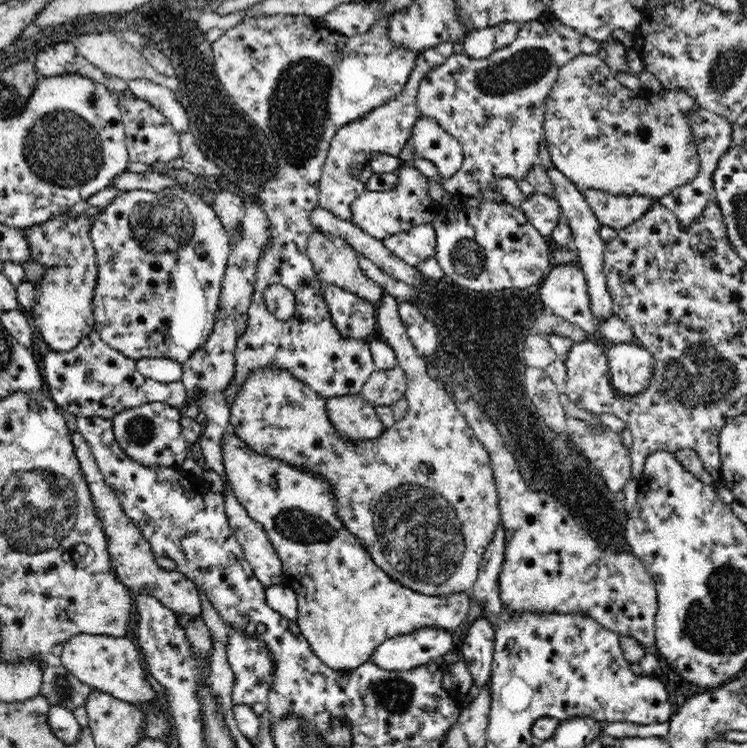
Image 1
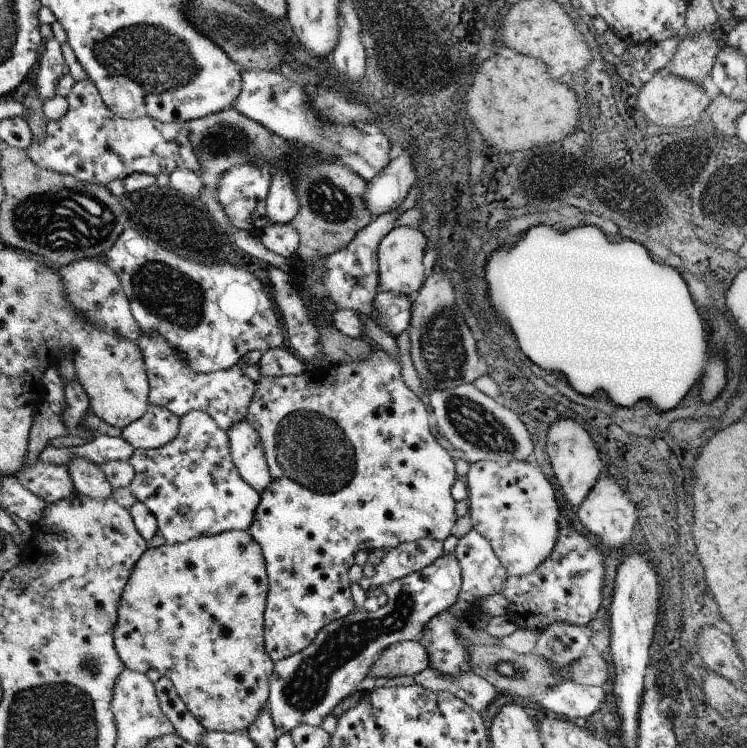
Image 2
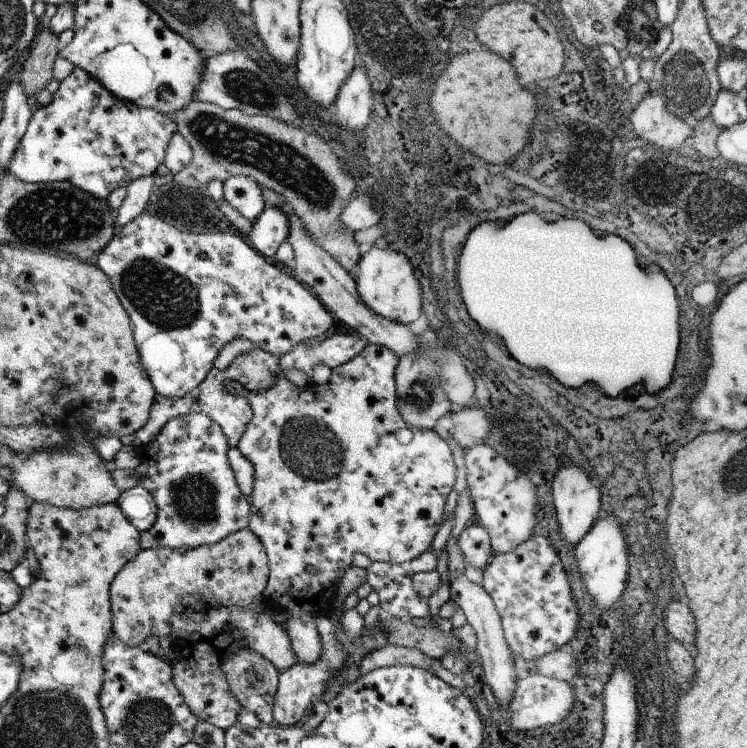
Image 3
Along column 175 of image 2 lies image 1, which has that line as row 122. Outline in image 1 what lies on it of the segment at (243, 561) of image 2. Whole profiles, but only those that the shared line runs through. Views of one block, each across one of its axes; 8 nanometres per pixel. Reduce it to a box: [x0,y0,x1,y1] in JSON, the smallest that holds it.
[544,54,702,202]

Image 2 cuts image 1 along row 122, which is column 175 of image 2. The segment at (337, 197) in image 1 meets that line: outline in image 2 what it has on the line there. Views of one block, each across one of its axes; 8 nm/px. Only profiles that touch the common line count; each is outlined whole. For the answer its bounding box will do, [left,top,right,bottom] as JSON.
[137,334,261,432]

